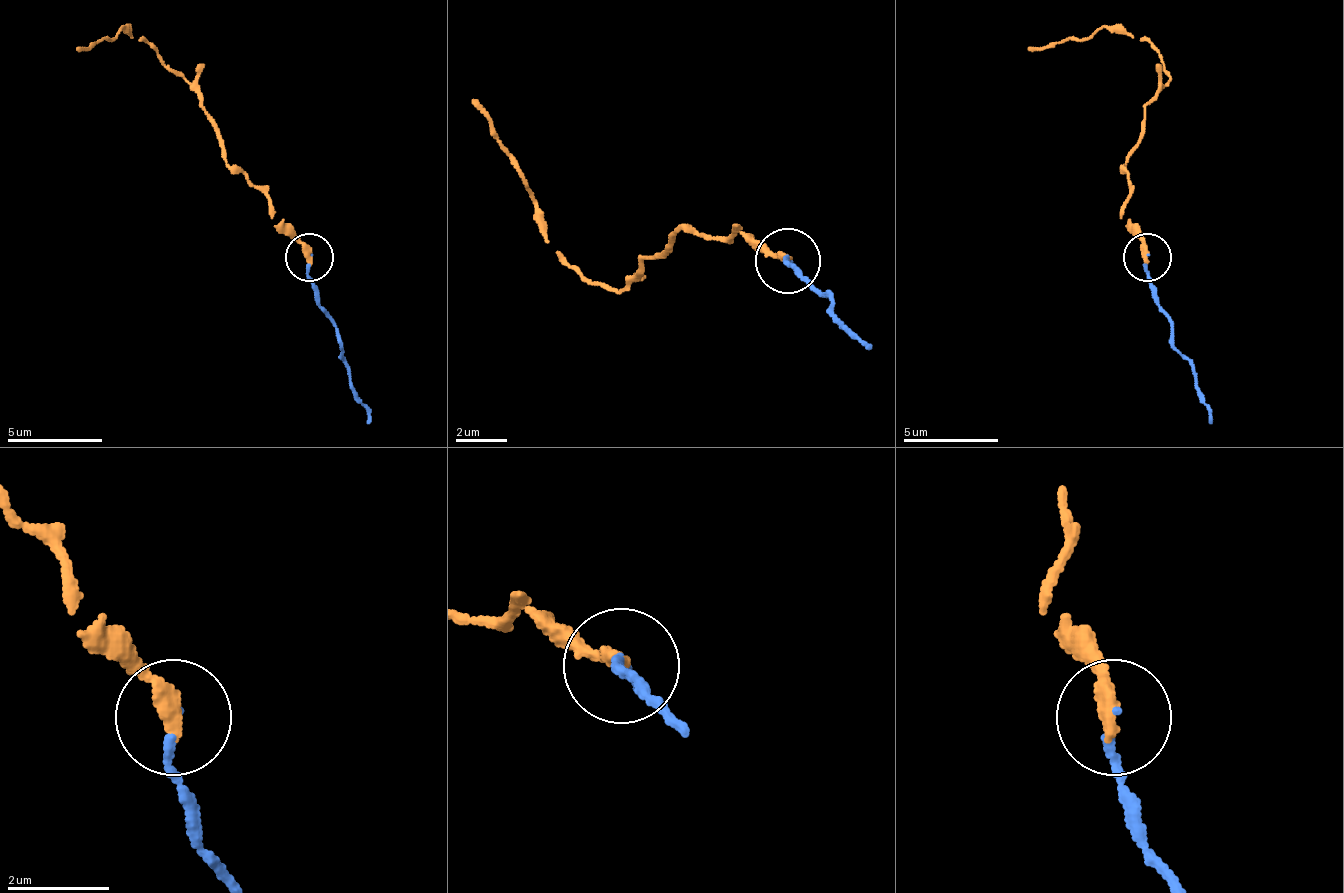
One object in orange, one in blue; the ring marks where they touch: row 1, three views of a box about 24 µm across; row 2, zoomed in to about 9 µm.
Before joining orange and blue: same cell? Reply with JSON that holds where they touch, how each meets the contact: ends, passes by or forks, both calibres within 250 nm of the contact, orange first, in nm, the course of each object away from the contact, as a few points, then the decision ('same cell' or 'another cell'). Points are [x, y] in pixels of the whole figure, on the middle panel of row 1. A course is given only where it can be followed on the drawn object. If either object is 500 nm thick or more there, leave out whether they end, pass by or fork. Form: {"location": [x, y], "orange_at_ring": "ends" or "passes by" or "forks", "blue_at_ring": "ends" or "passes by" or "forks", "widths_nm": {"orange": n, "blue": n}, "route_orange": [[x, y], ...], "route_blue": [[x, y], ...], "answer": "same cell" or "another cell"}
{"location": [788, 261], "orange_at_ring": "ends", "blue_at_ring": "ends", "widths_nm": {"orange": 360, "blue": 140}, "route_orange": [[789, 262], [738, 224], [725, 236], [680, 230], [622, 288], [589, 282], [538, 217], [518, 159], [473, 101]], "route_blue": [[789, 262], [867, 346]], "answer": "same cell"}

